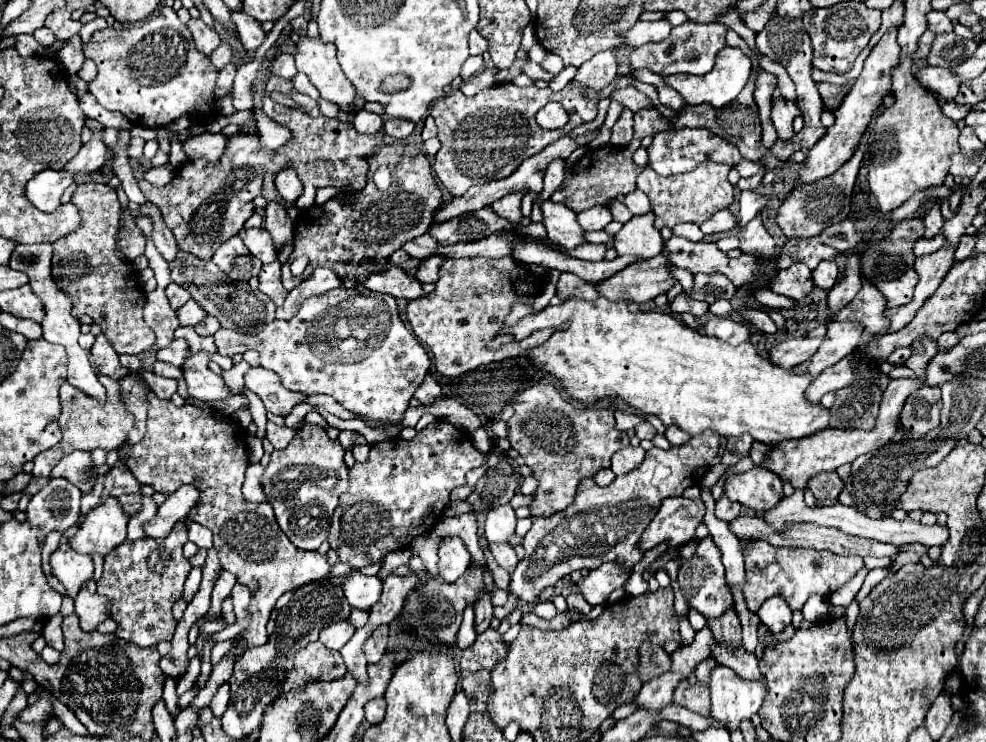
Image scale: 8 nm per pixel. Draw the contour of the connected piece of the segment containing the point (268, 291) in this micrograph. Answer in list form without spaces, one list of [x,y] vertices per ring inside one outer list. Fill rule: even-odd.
[[[274,260],[270,264],[264,264],[258,278],[260,278],[260,290],[266,296],[270,296],[276,302],[276,306],[280,306],[282,298],[286,298],[286,294],[288,294],[280,280],[280,262]]]

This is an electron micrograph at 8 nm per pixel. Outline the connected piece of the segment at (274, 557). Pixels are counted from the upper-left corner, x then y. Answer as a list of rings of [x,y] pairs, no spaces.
[[[154,392],[148,394],[148,402],[150,402],[148,404],[148,432],[138,444],[130,448],[126,466],[138,478],[138,482],[150,484],[154,490],[160,490],[164,494],[172,494],[178,486],[186,482],[194,482],[194,478],[198,478],[196,474],[202,474],[202,482],[198,482],[198,486],[202,486],[200,504],[194,508],[194,514],[190,514],[190,520],[214,532],[214,548],[218,550],[222,568],[232,572],[240,584],[246,584],[252,590],[254,594],[254,600],[250,602],[252,624],[240,634],[238,642],[246,642],[248,648],[262,646],[268,638],[266,624],[268,624],[268,618],[270,618],[270,612],[276,600],[284,592],[296,590],[302,584],[328,576],[330,574],[328,558],[320,552],[296,548],[286,538],[286,534],[280,530],[270,504],[250,504],[244,500],[242,482],[244,482],[244,472],[248,468],[248,450],[246,450],[246,430],[238,422],[210,408],[198,408],[190,404],[184,404],[182,408],[178,408],[172,404],[172,400],[160,400]]]

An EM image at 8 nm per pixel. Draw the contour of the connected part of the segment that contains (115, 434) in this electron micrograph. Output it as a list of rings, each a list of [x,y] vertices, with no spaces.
[[[100,374],[100,382],[104,384],[104,388],[108,390],[108,400],[106,404],[100,404],[100,402],[94,402],[94,398],[82,394],[78,388],[70,386],[68,382],[62,384],[60,388],[60,406],[62,406],[62,414],[60,414],[60,430],[62,430],[62,440],[38,454],[34,458],[34,468],[32,468],[32,476],[50,476],[50,470],[58,464],[58,460],[64,456],[64,454],[70,454],[74,450],[96,450],[96,448],[102,448],[102,450],[118,450],[126,440],[128,440],[128,432],[134,428],[134,414],[130,414],[126,410],[126,404],[122,402],[122,392],[120,392],[120,384],[118,380],[112,380],[108,376],[102,376]]]

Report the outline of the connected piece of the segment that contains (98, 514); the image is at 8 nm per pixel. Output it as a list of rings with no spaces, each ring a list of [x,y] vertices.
[[[104,498],[86,514],[76,536],[68,538],[68,544],[80,554],[98,552],[106,556],[114,546],[126,540],[126,524],[128,518],[118,498]]]

